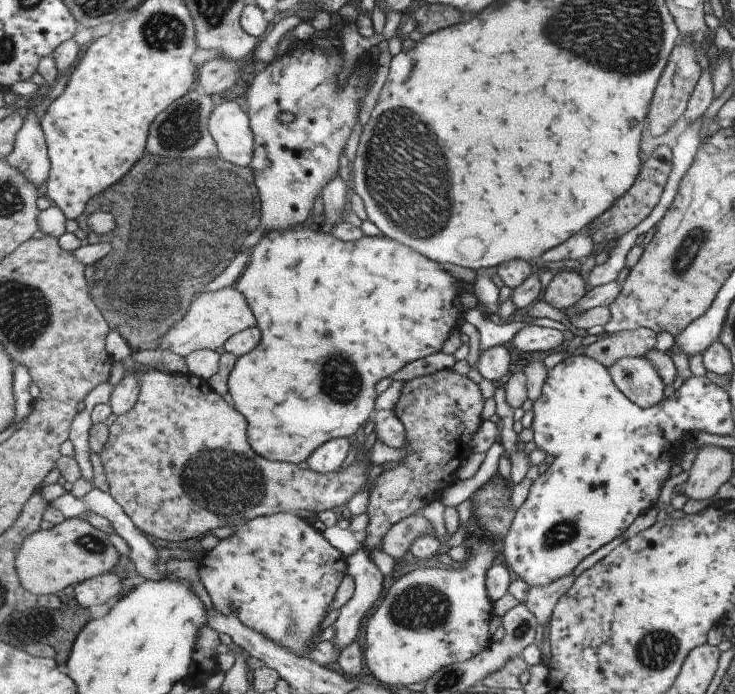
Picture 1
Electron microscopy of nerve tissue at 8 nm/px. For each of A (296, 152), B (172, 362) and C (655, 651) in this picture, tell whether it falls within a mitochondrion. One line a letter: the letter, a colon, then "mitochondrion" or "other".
A: other
B: other
C: mitochondrion

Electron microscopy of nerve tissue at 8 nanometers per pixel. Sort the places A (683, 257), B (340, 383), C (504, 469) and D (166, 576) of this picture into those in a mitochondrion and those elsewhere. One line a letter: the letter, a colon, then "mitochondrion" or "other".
A: mitochondrion
B: mitochondrion
C: other
D: other

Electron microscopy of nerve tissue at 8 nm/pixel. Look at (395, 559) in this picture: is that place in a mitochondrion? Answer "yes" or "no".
no

